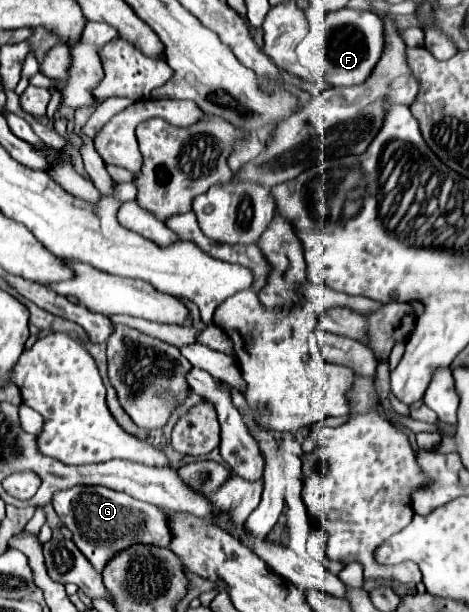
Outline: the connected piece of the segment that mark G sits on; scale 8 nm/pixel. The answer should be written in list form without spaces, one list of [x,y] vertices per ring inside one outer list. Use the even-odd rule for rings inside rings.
[[[74,486],[68,490],[60,490],[54,494],[52,504],[62,524],[72,532],[72,542],[78,546],[78,550],[82,550],[94,570],[100,572],[104,570],[106,562],[114,558],[114,554],[134,544],[168,548],[172,542],[170,518],[164,508],[130,498],[128,494],[106,486]]]

